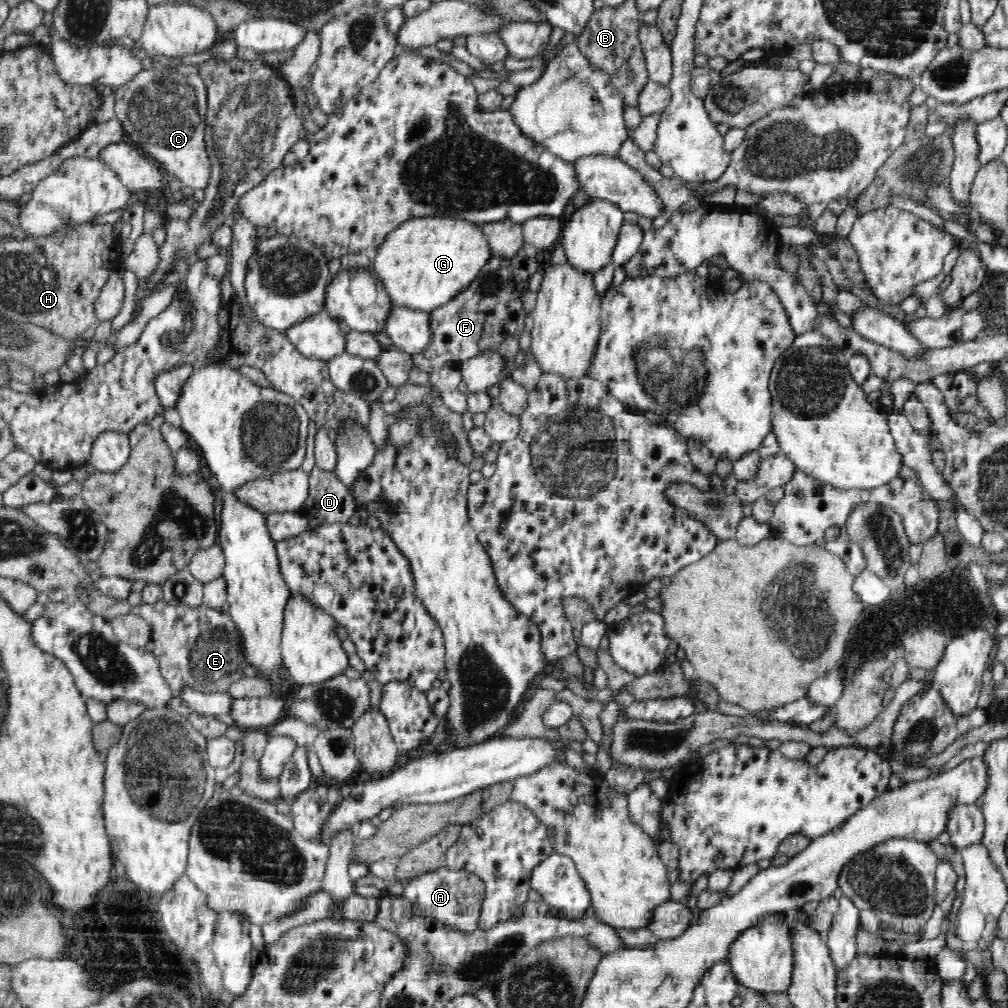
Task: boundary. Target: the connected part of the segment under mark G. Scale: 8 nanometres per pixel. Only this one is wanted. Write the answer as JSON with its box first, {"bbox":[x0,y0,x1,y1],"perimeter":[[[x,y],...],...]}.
{"bbox":[371,217,491,313],"perimeter":[[[416,217],[404,222],[404,225],[398,226],[387,235],[385,242],[376,250],[371,270],[380,278],[395,306],[432,313],[432,310],[448,304],[474,283],[491,258],[489,241],[482,231],[481,224],[454,217]]]}

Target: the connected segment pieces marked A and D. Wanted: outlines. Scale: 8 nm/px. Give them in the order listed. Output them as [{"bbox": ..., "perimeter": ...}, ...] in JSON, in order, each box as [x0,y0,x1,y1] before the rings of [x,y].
[{"bbox":[403,866,486,934],"perimeter":[[[448,866],[438,868],[434,872],[422,874],[412,882],[405,884],[403,895],[411,904],[417,906],[418,912],[445,924],[450,930],[462,934],[472,934],[478,930],[478,920],[482,914],[482,902],[486,896],[486,885],[480,875],[474,876],[462,869],[452,869]]]},{"bbox":[302,466,358,528],"perimeter":[[[317,466],[309,474],[310,490],[302,514],[314,528],[346,524],[358,509],[351,489],[344,486],[335,472],[324,472]]]}]

